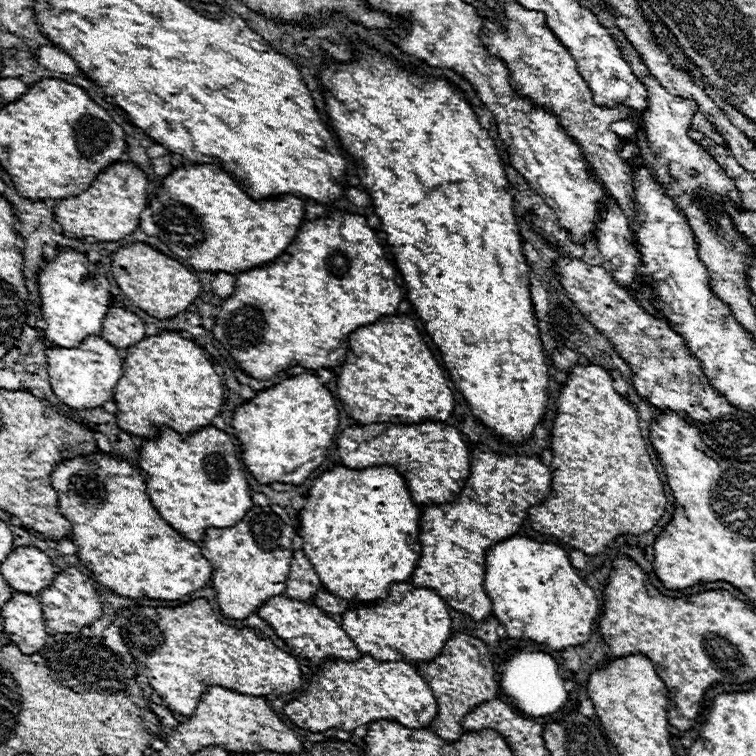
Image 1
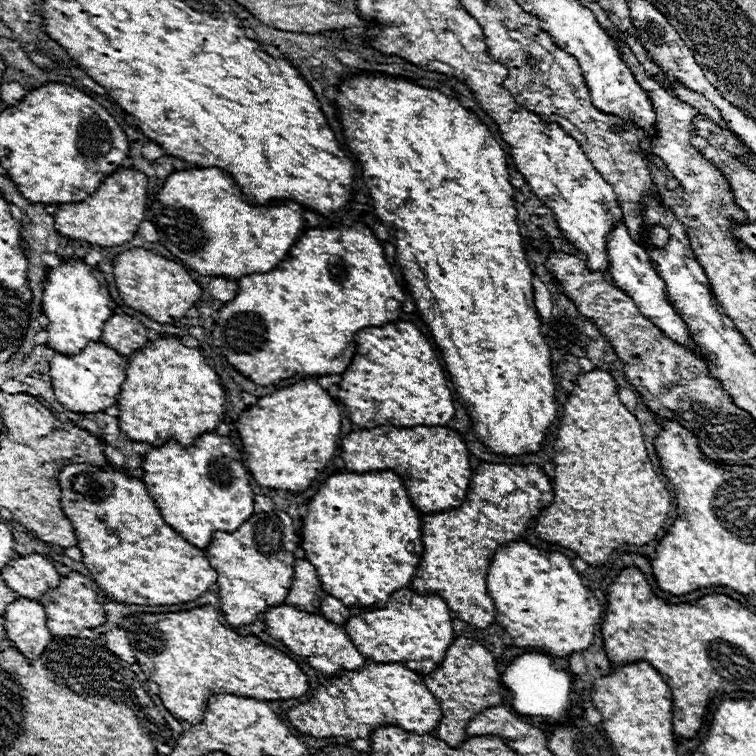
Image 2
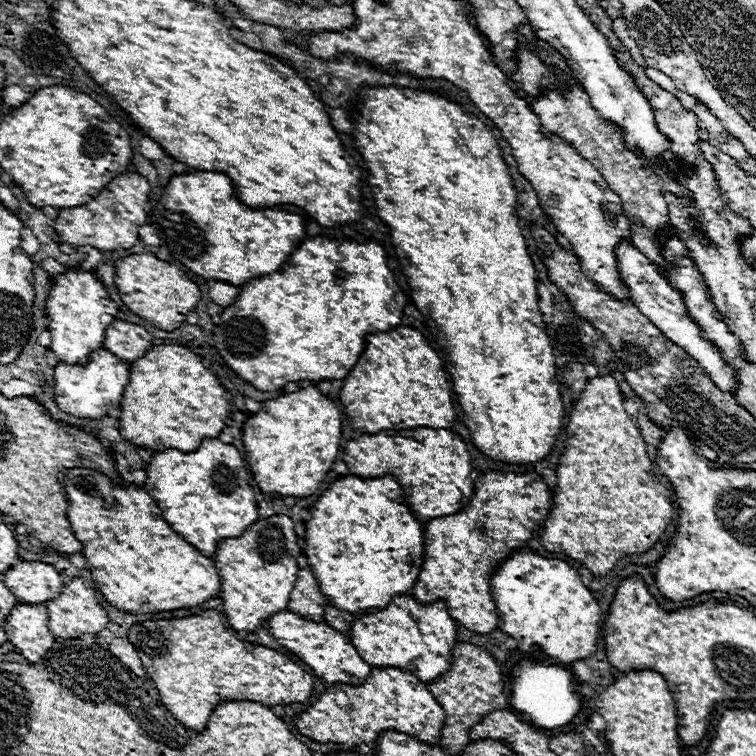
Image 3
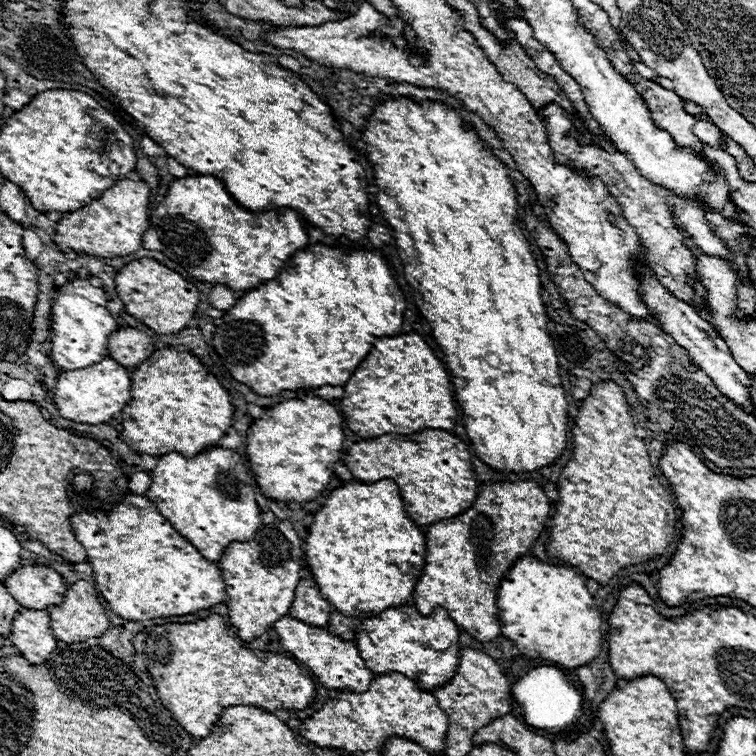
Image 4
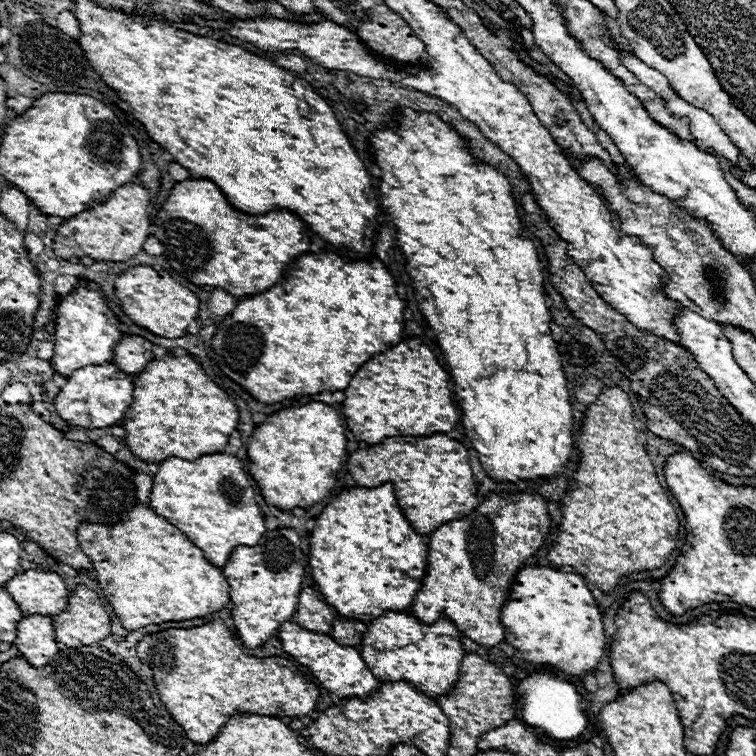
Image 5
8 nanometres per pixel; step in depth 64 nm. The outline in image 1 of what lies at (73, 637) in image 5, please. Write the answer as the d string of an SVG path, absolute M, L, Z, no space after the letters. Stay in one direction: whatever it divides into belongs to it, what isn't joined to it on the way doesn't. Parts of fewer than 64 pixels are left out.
M74 566L60 572L46 590L56 590L60 594L60 596L56 596L56 600L40 600L42 612L44 612L44 624L48 630L54 630L60 634L62 632L80 632L82 626L88 626L102 616L100 594L94 588L94 580L90 580L86 574L82 574Z

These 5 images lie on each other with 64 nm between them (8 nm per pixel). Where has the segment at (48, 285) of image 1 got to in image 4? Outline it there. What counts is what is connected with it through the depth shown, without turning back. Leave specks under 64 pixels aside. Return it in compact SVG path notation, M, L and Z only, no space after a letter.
M72 278L68 284L58 286L52 298L52 350L50 358L62 370L84 368L108 356L108 336L116 330L116 320L106 308L106 292L88 282L88 278Z

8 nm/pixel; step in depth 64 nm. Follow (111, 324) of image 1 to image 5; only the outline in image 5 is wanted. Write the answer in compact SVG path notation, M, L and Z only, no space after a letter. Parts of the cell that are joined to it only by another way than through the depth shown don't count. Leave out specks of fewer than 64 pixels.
M122 336L114 348L114 364L126 374L138 374L154 358L154 344L142 336Z

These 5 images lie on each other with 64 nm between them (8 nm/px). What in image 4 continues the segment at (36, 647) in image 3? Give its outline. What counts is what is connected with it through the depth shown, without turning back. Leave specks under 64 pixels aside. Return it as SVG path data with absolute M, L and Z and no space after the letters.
M22 608L12 622L8 640L22 652L22 656L30 664L42 664L56 648L56 638L50 632L48 612Z

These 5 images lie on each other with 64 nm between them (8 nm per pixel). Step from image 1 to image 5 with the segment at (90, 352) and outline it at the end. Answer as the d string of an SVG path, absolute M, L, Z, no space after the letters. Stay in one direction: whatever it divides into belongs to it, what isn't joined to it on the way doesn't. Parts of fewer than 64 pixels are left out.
M106 362L100 366L86 366L82 370L76 370L66 378L66 384L60 388L54 408L70 426L82 426L82 428L104 428L114 426L122 420L124 412L132 404L132 376L118 370L116 364Z

